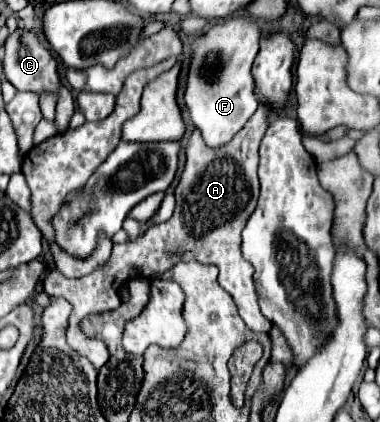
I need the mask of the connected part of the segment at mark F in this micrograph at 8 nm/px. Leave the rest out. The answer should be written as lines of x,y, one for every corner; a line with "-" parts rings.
237,16
215,24
205,34
189,42
191,60
183,106
187,108
193,124
201,130
207,146
217,148
229,142
257,110
259,102
253,92
255,82
251,76
251,66
259,52
259,38
259,24
245,16

